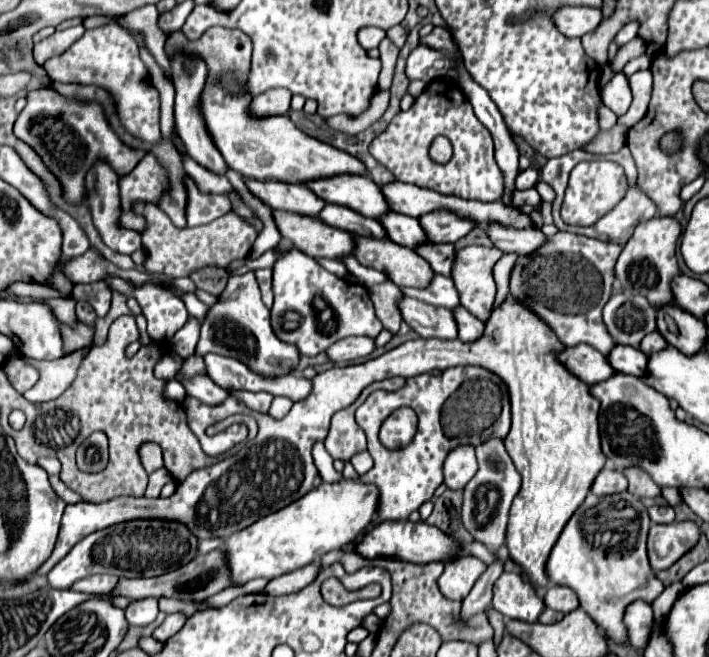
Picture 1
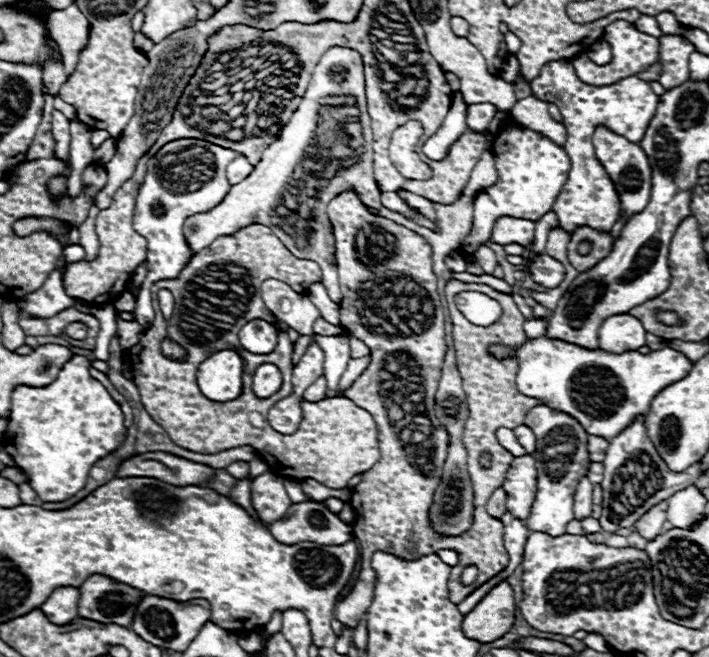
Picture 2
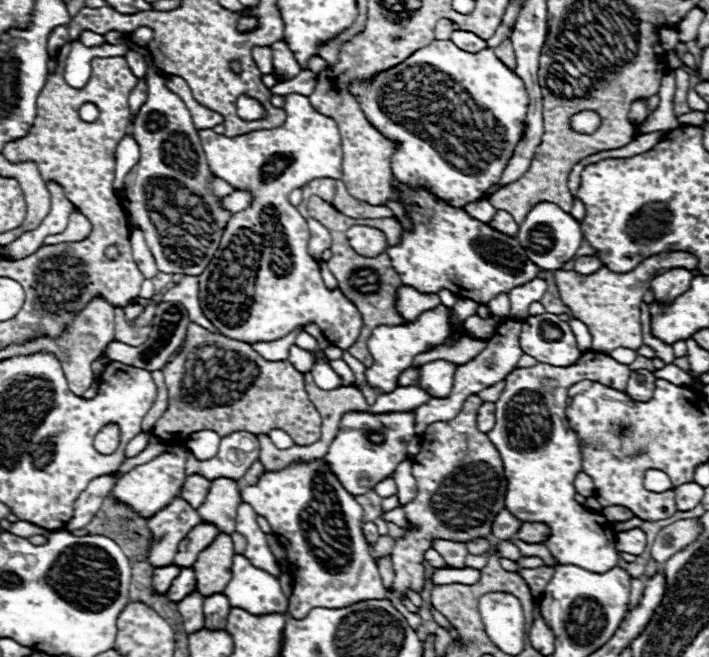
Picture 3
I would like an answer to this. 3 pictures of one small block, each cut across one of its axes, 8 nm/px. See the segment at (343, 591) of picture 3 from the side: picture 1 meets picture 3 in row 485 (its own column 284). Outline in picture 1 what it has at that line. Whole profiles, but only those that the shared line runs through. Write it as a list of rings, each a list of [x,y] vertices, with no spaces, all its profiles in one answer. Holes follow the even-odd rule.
[[[296,248],[280,256],[272,270],[272,328],[280,340],[298,346],[302,356],[318,356],[334,342],[348,336],[376,338],[380,334],[382,322],[374,314],[370,294],[362,284],[354,284],[330,274],[312,256]],[[316,298],[320,298],[320,304],[316,304]]]

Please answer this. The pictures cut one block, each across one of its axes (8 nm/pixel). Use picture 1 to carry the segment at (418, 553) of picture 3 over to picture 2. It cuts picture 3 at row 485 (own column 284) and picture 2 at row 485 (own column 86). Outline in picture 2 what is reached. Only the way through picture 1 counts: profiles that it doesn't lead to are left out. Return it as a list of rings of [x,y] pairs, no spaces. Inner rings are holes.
[[[524,454],[516,456],[506,472],[506,480],[502,488],[506,490],[506,508],[520,520],[524,520],[530,512],[530,506],[536,496],[536,466],[534,456]]]

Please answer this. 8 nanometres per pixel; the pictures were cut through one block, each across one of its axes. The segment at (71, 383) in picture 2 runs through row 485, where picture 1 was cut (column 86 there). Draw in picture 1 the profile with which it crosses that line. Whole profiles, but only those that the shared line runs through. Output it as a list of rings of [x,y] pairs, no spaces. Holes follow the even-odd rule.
[[[116,22],[86,30],[80,40],[76,40],[66,52],[54,56],[44,62],[46,72],[56,82],[66,84],[94,84],[112,94],[116,102],[116,112],[122,126],[138,140],[148,144],[158,144],[162,140],[160,134],[160,94],[148,78],[146,66],[140,60],[138,44]]]

